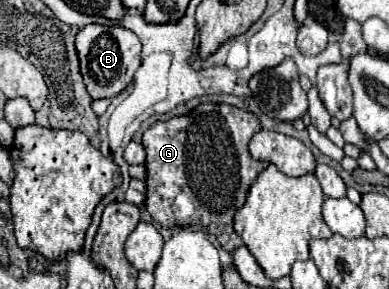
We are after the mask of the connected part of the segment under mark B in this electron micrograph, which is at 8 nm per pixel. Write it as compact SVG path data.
M88 24L76 34L76 50L80 58L80 70L88 94L98 98L114 98L120 94L134 78L140 66L140 40L134 32L128 32L124 26L102 26Z

